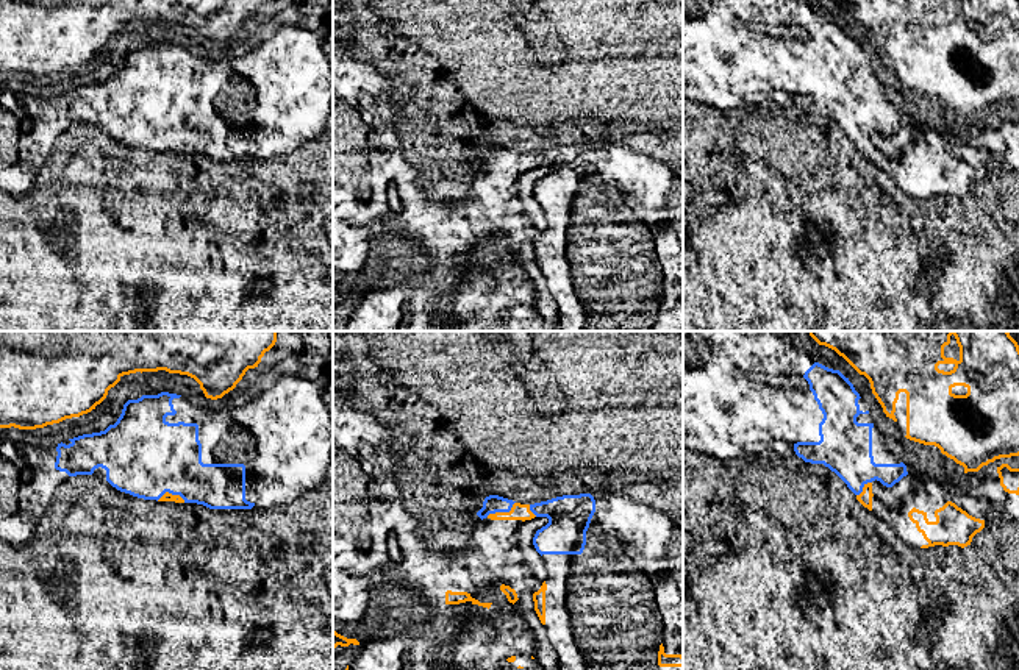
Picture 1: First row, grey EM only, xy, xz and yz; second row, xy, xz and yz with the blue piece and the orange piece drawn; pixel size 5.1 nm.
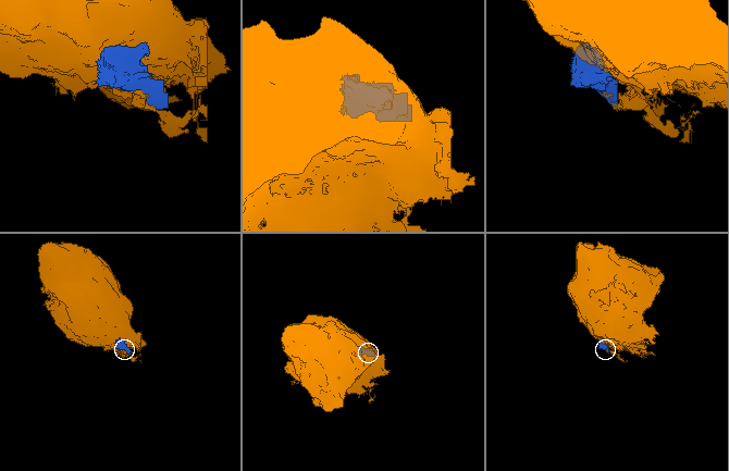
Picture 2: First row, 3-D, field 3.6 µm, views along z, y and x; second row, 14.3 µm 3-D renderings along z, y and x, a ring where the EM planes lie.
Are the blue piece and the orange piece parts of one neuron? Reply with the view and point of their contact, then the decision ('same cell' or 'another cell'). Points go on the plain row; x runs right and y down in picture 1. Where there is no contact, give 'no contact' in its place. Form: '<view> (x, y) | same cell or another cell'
xz (502, 161) | another cell

